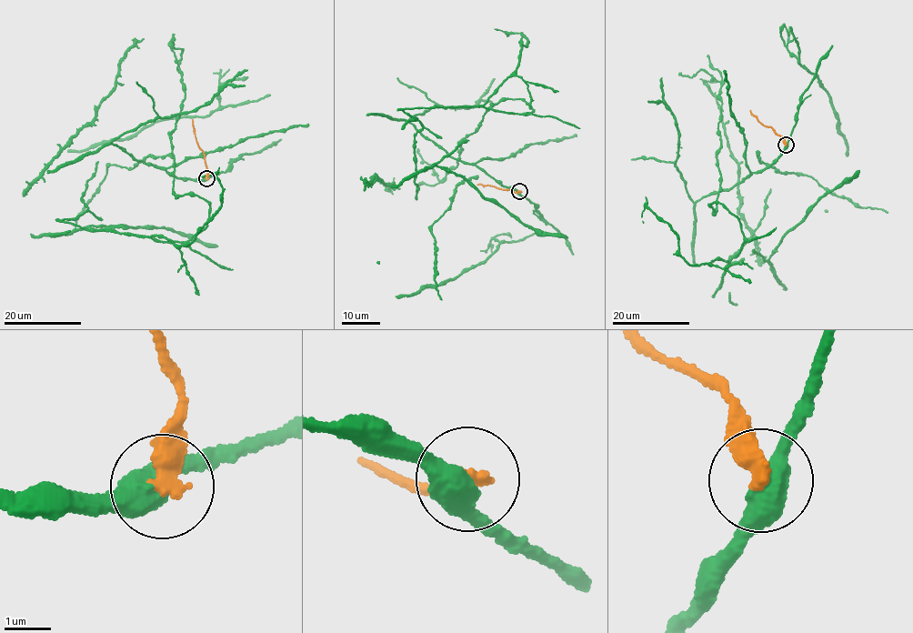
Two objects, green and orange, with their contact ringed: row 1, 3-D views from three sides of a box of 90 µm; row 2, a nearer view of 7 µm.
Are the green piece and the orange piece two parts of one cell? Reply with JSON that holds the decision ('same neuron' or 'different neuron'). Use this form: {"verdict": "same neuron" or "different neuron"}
{"verdict": "different neuron"}

